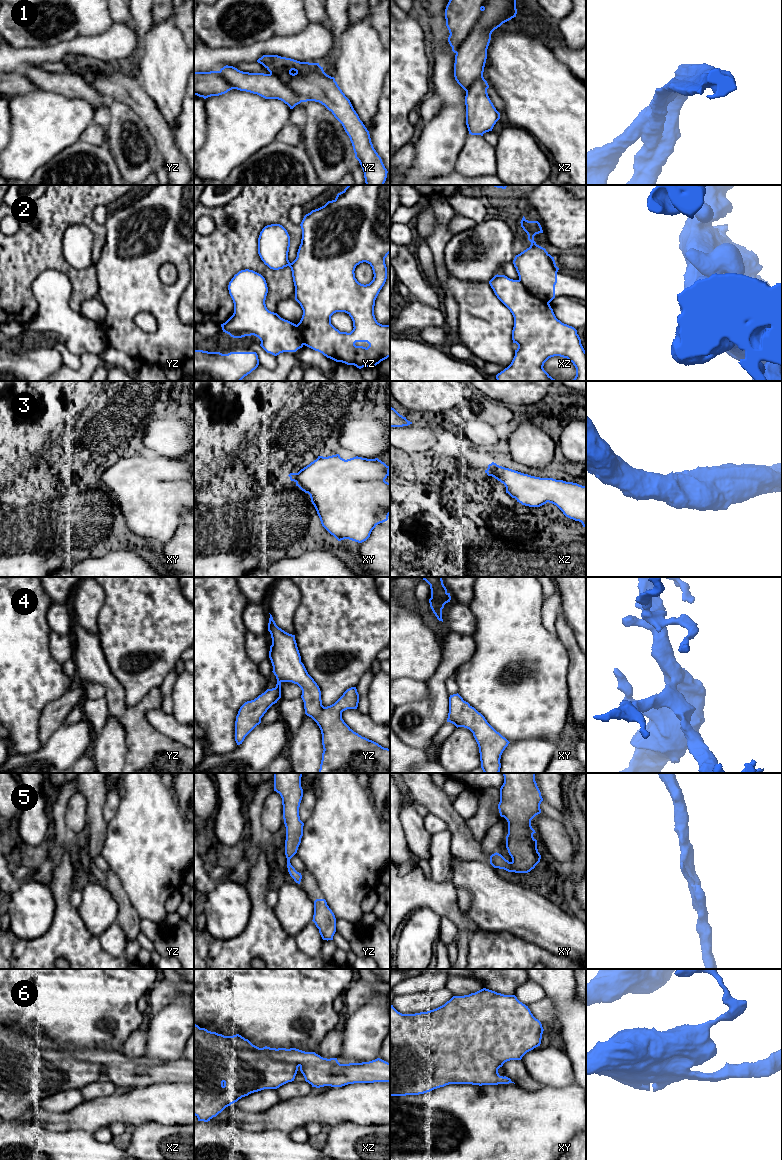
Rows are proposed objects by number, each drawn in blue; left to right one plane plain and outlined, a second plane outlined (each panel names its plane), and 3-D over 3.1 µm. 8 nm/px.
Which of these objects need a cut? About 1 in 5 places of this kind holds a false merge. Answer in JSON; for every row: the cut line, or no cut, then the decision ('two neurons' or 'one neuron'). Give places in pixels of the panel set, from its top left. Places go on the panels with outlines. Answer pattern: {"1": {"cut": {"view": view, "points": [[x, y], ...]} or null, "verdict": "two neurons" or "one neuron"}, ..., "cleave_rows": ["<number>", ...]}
{"1": {"cut": null, "verdict": "one neuron"}, "2": {"cut": null, "verdict": "one neuron"}, "3": {"cut": null, "verdict": "one neuron"}, "4": {"cut": null, "verdict": "one neuron"}, "5": {"cut": null, "verdict": "one neuron"}, "6": {"cut": null, "verdict": "one neuron"}, "cleave_rows": []}

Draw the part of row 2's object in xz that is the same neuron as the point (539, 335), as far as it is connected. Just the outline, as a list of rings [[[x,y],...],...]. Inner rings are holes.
[[[524,216],[520,223],[531,245],[513,260],[519,279],[513,280],[497,274],[489,281],[497,298],[514,317],[512,340],[518,345],[511,364],[498,373],[496,379],[497,381],[586,381],[586,351],[577,330],[558,320],[549,304],[555,298],[559,268],[554,257],[534,241],[536,234],[543,233],[542,227],[538,221],[528,221]],[[554,356],[567,358],[573,363],[576,368],[573,380],[555,380],[544,370],[544,363]]]

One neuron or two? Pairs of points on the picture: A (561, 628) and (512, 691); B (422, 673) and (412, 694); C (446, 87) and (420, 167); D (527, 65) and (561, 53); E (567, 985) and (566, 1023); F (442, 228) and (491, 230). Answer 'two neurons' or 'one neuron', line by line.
A: two neurons
B: two neurons
C: one neuron
D: two neurons
E: one neuron
F: two neurons

